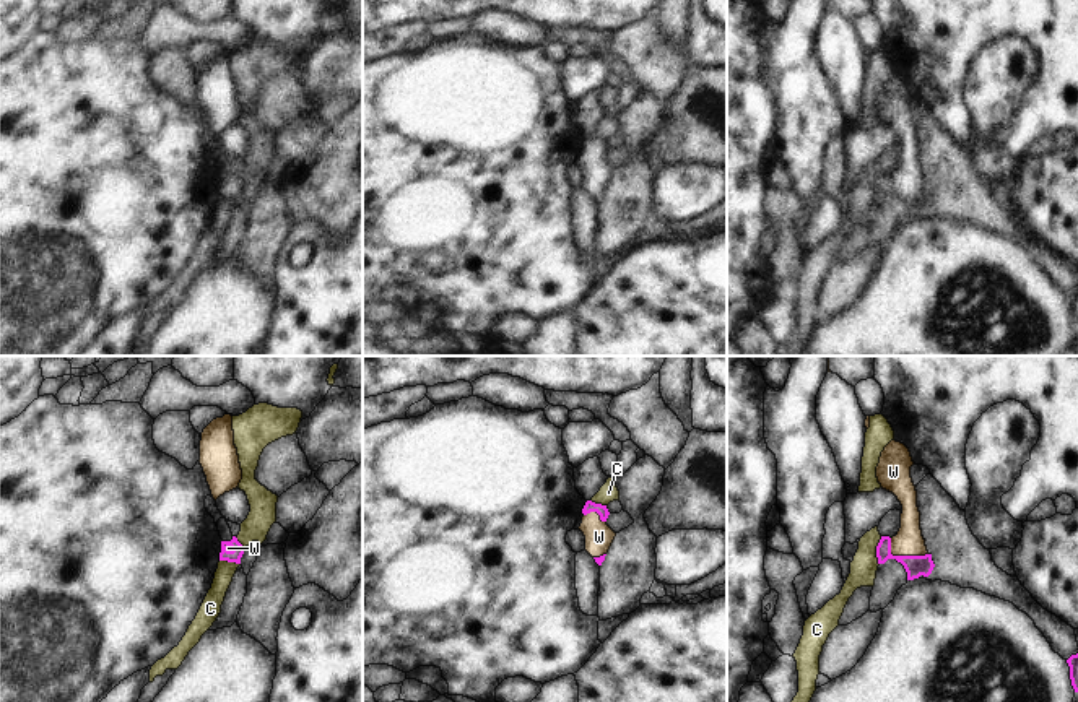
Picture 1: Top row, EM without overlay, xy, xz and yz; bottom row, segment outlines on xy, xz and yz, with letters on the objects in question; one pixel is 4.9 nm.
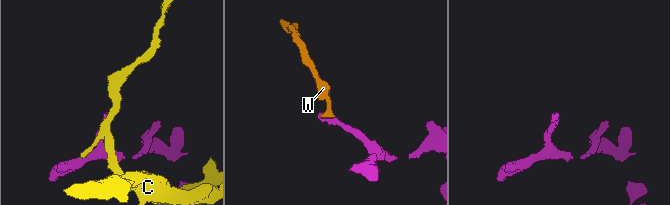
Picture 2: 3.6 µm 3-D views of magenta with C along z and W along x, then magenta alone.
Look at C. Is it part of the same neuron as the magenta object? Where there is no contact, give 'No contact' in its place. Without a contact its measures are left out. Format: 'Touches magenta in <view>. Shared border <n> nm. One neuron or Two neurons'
Touches magenta in yz. Shared border 140 nm. Two neurons.

